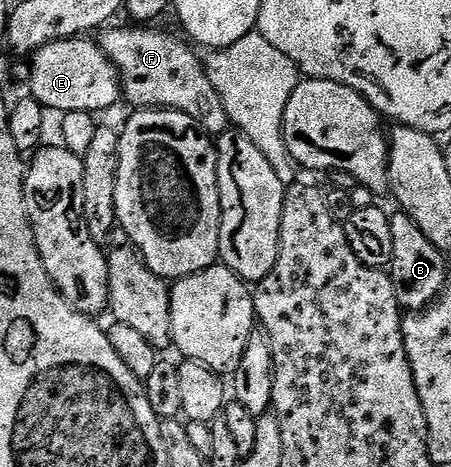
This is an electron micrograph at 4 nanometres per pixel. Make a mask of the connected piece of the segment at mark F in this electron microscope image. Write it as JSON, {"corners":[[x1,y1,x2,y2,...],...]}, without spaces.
{"corners":[[112,26,102,32,104,35,101,38,102,49,107,59,119,70,126,94,143,99,142,106,147,109,170,109,185,113,212,137,218,137,228,130,225,105,213,81,207,76,204,60,195,56,196,48,175,35,150,31,150,26,130,26]]}

